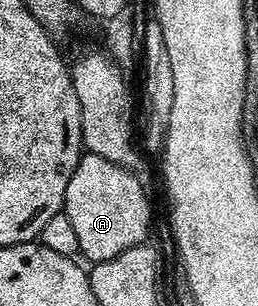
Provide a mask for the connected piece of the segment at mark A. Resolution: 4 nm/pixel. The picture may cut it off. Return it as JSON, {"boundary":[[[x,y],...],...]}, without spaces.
{"boundary":[[[82,152],[71,183],[67,183],[63,211],[79,238],[79,254],[89,263],[115,259],[115,255],[123,255],[150,235],[155,214],[149,210],[149,197],[137,175],[134,170],[111,163],[111,159],[103,159],[103,155]]]}

